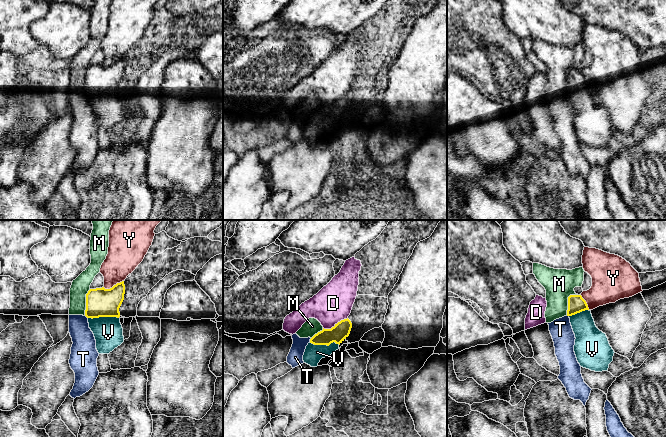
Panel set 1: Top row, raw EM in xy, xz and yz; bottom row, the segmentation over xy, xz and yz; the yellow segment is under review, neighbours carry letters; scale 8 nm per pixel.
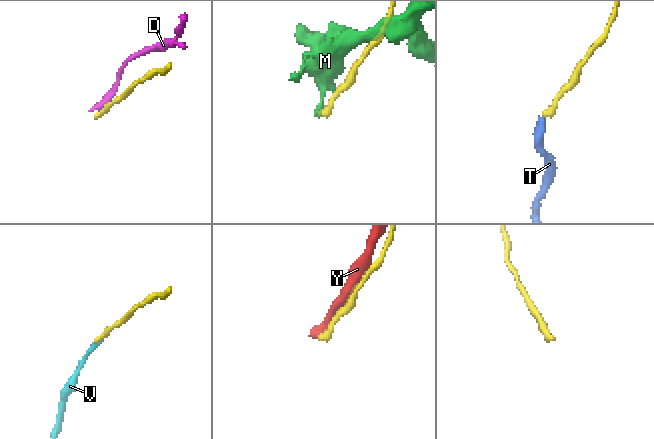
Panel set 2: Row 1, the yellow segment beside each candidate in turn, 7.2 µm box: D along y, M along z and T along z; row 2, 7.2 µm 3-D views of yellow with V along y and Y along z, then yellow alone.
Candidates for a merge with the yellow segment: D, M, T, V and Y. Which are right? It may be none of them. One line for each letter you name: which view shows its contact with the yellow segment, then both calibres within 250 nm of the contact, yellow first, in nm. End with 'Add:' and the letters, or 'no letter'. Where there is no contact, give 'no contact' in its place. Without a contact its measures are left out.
V: contact in xy; calibres 240 and 240 nm
Add: V

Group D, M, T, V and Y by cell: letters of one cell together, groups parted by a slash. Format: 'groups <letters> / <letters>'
groups D / M T / V / Y

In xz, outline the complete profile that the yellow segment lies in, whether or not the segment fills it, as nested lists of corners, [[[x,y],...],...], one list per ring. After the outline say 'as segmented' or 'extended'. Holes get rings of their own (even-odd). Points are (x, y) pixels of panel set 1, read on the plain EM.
[[[347,94],[341,96],[331,105],[324,105],[315,110],[306,122],[303,137],[311,143],[317,143],[322,134],[330,132],[339,125],[339,121],[349,112],[352,104]]]; extended

